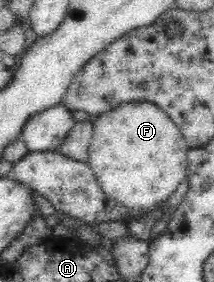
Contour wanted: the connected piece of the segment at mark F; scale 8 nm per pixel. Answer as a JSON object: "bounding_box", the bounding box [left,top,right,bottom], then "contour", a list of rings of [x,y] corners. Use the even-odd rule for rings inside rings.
{"bounding_box":[86,101,190,209],"contour":[[[133,101],[129,103],[123,103],[117,107],[100,114],[93,119],[93,137],[91,137],[88,147],[88,160],[86,161],[93,171],[99,187],[105,194],[105,197],[115,200],[119,205],[126,207],[127,209],[152,209],[157,205],[162,205],[167,198],[176,191],[177,185],[183,183],[187,177],[188,169],[188,157],[187,152],[190,148],[187,145],[187,140],[180,132],[180,129],[170,120],[170,117],[162,109],[159,109],[154,103],[149,101]]]}

